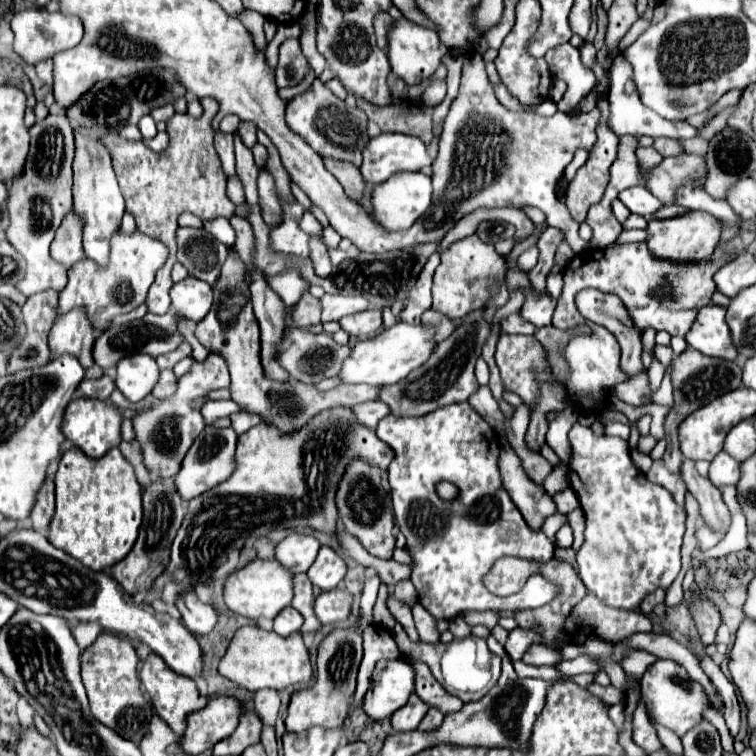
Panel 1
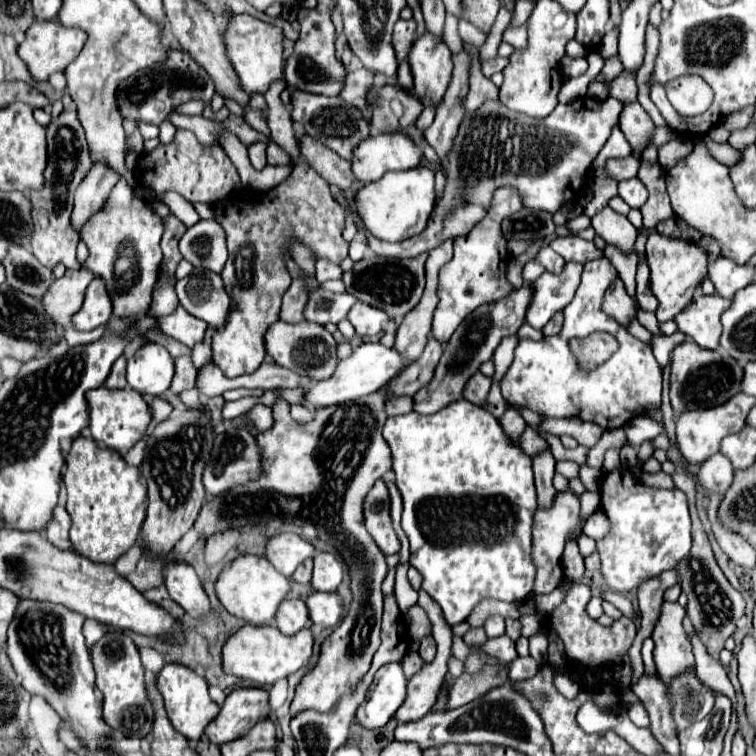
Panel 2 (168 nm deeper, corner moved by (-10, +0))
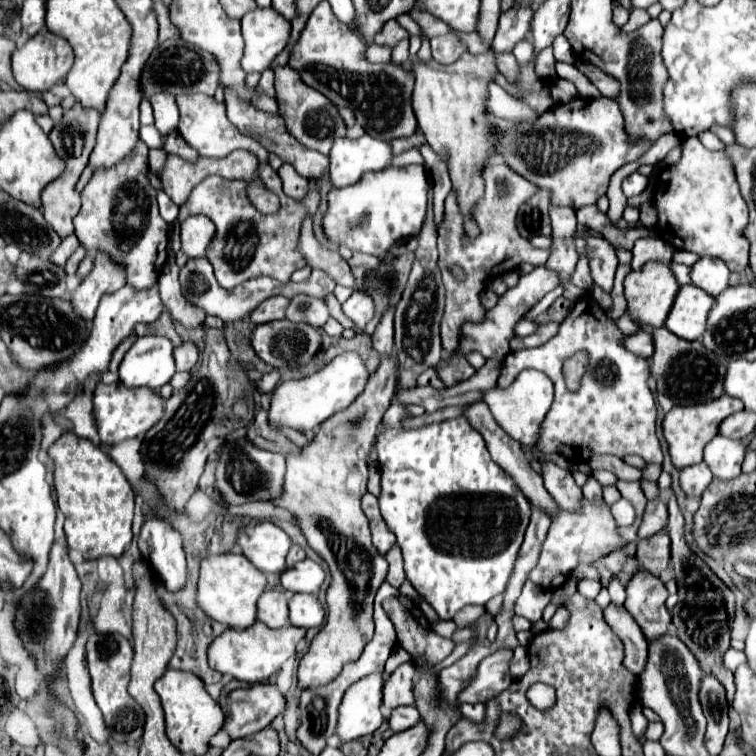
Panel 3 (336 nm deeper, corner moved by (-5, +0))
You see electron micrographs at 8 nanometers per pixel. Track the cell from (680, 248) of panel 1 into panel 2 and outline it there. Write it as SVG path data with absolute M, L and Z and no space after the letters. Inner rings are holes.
M654 231L650 233L646 243L646 259L650 267L650 289L654 297L660 301L656 317L660 323L664 323L674 319L678 313L682 313L684 307L692 303L694 291L708 277L708 253L696 243L690 243L686 239L666 237Z

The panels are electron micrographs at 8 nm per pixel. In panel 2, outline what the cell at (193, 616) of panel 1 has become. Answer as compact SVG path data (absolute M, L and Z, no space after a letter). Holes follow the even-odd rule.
M170 563L164 569L166 589L170 597L184 607L186 613L194 617L202 617L210 613L210 601L208 595L202 589L202 583L194 569L186 563Z

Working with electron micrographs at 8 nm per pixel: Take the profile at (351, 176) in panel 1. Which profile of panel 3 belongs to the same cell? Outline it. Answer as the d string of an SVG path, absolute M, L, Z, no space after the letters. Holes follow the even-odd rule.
M225 89L225 105L227 105L227 117L233 121L233 125L243 133L249 135L253 139L257 139L269 153L275 153L283 163L289 163L295 167L297 173L301 173L307 179L319 179L321 173L327 171L329 167L329 159L313 149L303 147L301 143L297 143L297 139L293 139L285 127L285 121L279 115L269 115L265 111L257 111L255 107L251 107L249 103L237 99L237 95L229 89Z

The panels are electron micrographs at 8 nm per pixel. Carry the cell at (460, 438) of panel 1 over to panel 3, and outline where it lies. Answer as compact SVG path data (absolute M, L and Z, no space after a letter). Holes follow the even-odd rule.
M393 399L391 405L389 405L389 409L383 415L383 427L381 427L381 433L377 437L377 453L379 453L379 469L381 469L381 495L379 495L381 515L383 515L385 523L389 525L389 529L397 537L397 545L403 551L405 573L407 573L407 579L411 581L411 585L415 587L415 591L435 609L435 613L439 615L439 619L453 619L455 613L461 611L465 605L485 605L491 597L495 597L495 595L499 595L499 593L505 591L507 581L509 581L509 575L511 575L511 571L515 567L515 559L517 559L519 547L523 543L523 533L525 533L525 529L529 525L531 503L521 493L521 489L517 487L517 483L513 481L513 477L509 473L505 473L491 459L481 433L475 431L465 417L455 417L455 419L447 419L447 421L441 421L441 423L429 423L425 427L407 429L405 431L401 427L401 419L405 415L407 415L405 407L401 403L397 403L397 399Z

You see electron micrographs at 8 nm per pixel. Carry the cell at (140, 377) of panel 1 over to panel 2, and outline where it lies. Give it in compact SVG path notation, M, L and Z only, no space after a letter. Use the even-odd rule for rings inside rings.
M158 343L142 345L134 357L128 359L128 385L142 395L158 397L168 391L174 375L174 361Z

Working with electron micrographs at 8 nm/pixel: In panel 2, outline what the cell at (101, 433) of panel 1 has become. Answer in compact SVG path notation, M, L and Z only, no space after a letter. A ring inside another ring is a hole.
M98 387L88 391L88 409L90 409L90 431L96 443L126 453L136 441L146 435L146 427L150 423L150 409L140 393L132 389L118 389L110 391L106 387Z

